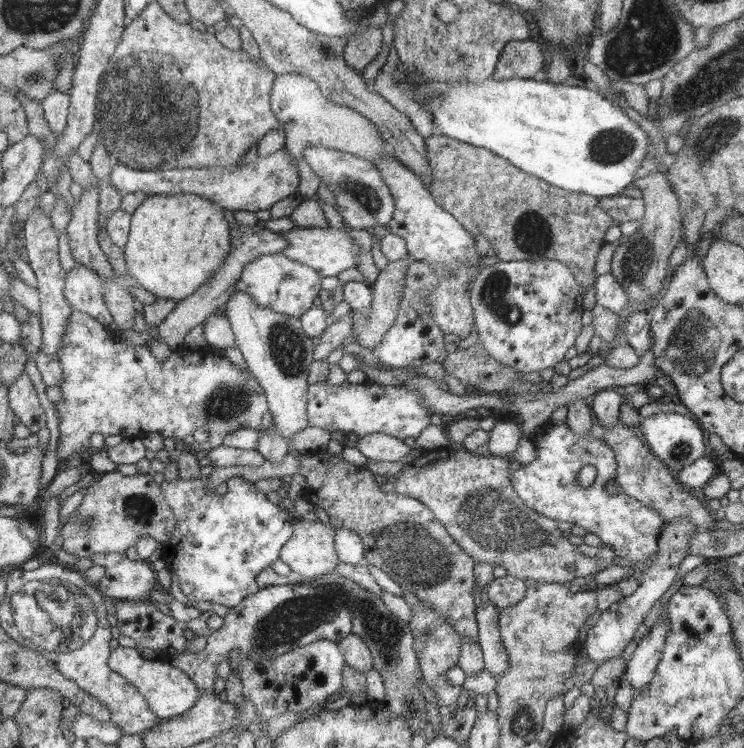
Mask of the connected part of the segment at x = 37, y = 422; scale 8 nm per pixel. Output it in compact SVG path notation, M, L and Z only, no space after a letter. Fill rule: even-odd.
M26 372L16 377L16 383L9 387L9 405L15 416L20 418L19 424L24 424L33 432L46 427L46 415L38 401L38 395L30 376Z

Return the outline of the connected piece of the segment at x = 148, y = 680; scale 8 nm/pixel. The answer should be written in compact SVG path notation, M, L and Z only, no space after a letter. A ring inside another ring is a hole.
M119 646L114 650L113 657L108 662L108 667L114 668L144 695L144 698L148 700L150 710L160 720L172 719L184 714L194 707L194 703L201 698L199 695L201 690L182 670L170 663L146 660L142 657L141 650L138 648Z

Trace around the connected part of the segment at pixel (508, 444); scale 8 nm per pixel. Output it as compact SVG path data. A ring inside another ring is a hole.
M518 418L500 419L489 432L489 441L483 451L488 455L507 457L518 448L523 439Z

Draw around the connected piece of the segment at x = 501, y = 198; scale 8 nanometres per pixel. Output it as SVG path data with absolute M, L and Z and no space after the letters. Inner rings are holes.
M439 133L428 136L425 140L429 150L430 169L434 174L432 185L428 186L428 189L436 201L454 215L462 227L469 230L474 239L478 236L488 239L490 252L495 254L498 260L502 262L558 260L565 263L568 268L572 268L576 282L580 282L581 286L589 289L595 283L594 264L604 244L606 230L618 226L613 215L601 207L599 198L589 194L571 193L569 190L526 174L490 150L458 142L457 139Z

